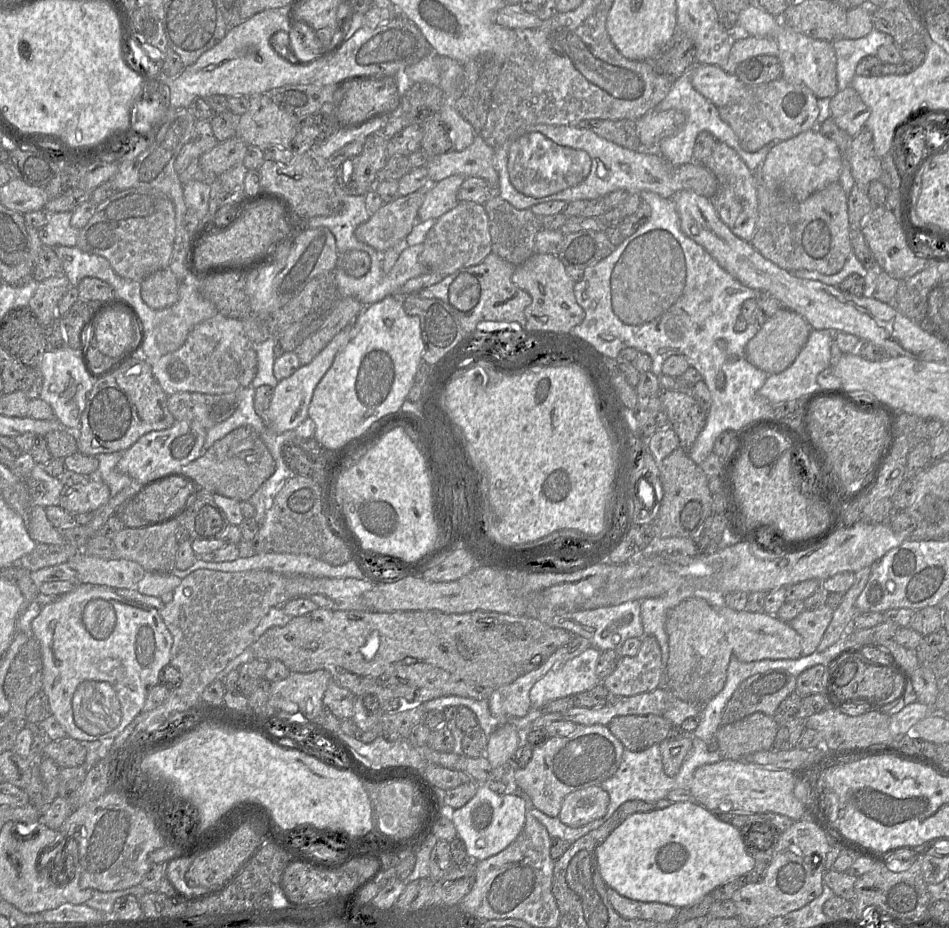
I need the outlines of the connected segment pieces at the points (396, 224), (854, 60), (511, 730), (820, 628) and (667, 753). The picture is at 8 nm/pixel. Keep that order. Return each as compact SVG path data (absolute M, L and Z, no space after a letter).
M420 189L393 202L384 203L370 218L355 230L358 241L383 253L406 239L417 222L426 189Z
M872 29L869 34L858 39L838 38L832 42L837 57L838 91L850 86L858 63L867 56L876 56L878 49L894 43L891 35Z
M511 723L501 725L488 737L484 756L494 768L505 766L519 747L519 732Z
M824 605L815 610L804 610L789 625L802 637L802 655L810 655L817 647L832 619L834 609Z
M673 727L669 736L659 746L662 754L664 772L674 777L693 747L693 732L686 732L680 727Z

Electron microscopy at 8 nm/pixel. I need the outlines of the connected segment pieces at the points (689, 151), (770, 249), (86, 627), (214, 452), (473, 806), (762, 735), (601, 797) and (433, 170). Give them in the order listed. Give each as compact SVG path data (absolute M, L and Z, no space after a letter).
M684 73L673 80L669 92L653 110L676 110L676 132L669 137L663 138L656 148L657 153L673 166L681 166L693 162L696 138L703 131L709 132L717 141L725 143L732 148L741 157L747 167L755 173L758 171L769 151L779 143L778 141L772 141L756 152L746 152L743 150L732 128L720 118L718 108L693 88L689 73Z
M756 174L758 198L758 218L751 245L766 259L787 271L806 269L824 275L838 273L852 252L850 241L851 224L848 216L847 194L839 182L832 183L813 193L804 201L796 201L778 188L768 188L764 180Z
M76 584L75 588L56 601L42 606L40 614L32 621L31 634L40 643L43 659L43 692L49 699L51 715L62 725L66 735L78 741L96 741L118 736L142 711L149 690L159 683L160 671L170 665L173 638L159 611L151 606L119 596L115 589L101 585Z
M241 426L216 441L199 458L176 470L195 480L205 492L244 501L274 473L275 461L259 434L251 426Z
M479 784L476 794L462 807L449 811L457 836L464 842L472 861L481 861L508 847L521 833L526 820L527 806L515 794L497 794L487 784Z
M755 712L736 722L721 725L715 739L723 759L741 760L755 752L772 749L778 728L779 725L773 716Z
M600 786L569 793L563 801L559 820L572 828L582 827L602 818L609 805L609 794Z
M480 134L463 151L450 150L430 157L425 165L431 183L437 183L452 175L478 177L486 180L495 189L499 175L494 167L495 149L488 145Z

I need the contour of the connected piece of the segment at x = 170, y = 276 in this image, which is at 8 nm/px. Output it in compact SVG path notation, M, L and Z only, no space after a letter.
M169 267L153 272L141 281L143 301L156 310L174 305L178 301L179 281Z

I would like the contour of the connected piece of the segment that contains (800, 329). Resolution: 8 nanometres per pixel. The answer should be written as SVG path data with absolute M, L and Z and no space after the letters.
M781 307L759 327L755 336L748 341L745 346L746 359L753 366L767 373L780 373L796 359L811 330L808 322L800 314Z

